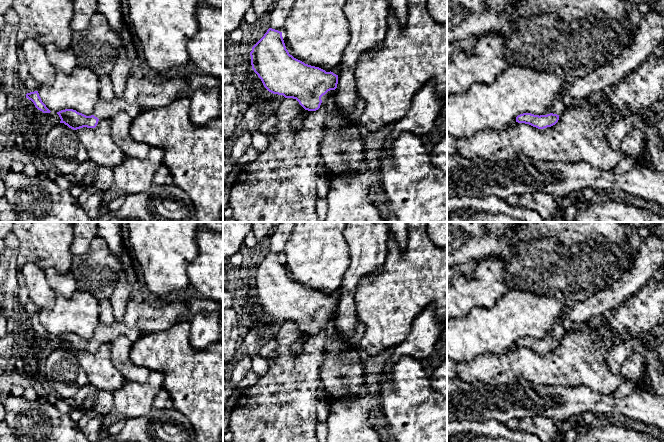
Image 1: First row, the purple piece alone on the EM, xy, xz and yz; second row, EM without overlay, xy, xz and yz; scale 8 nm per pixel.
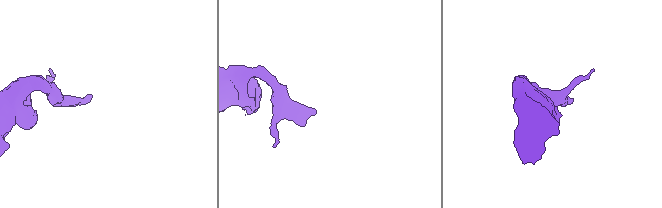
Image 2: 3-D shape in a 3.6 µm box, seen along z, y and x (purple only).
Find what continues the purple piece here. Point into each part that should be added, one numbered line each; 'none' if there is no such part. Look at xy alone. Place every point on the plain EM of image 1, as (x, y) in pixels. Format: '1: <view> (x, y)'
1: xy (141, 317)

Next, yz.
1: yz (559, 331)

